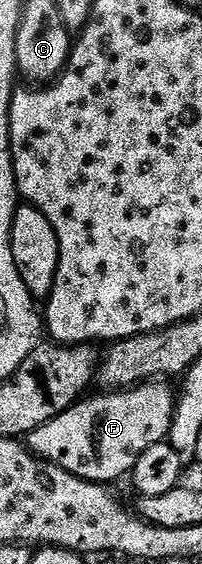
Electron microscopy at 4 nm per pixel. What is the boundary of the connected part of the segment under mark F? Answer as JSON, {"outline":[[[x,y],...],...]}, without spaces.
{"outline":[[[150,380],[128,390],[100,392],[94,398],[78,400],[70,410],[64,410],[30,432],[27,445],[44,462],[71,472],[71,476],[113,484],[124,474],[125,477],[132,475],[139,456],[143,456],[147,448],[168,439],[175,394],[165,386],[168,385],[164,381]]]}

